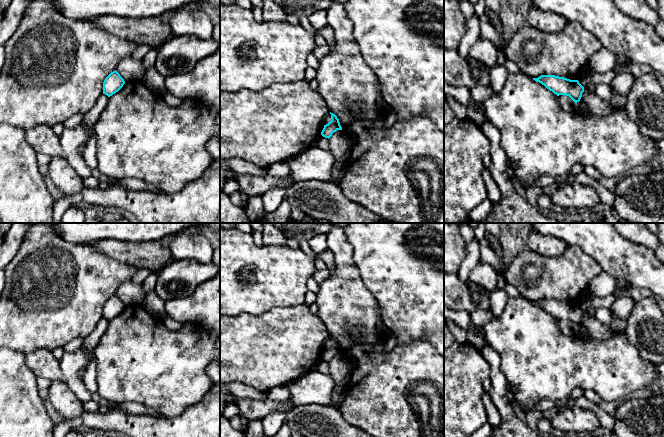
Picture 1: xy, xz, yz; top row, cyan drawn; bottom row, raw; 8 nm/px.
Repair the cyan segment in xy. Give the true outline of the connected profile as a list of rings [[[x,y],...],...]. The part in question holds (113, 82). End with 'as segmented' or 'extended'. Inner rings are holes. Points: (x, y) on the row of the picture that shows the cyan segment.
[[[115,70],[105,78],[103,82],[103,94],[110,97],[116,92],[118,92],[123,87],[124,84],[125,84],[124,79]]]; as segmented

